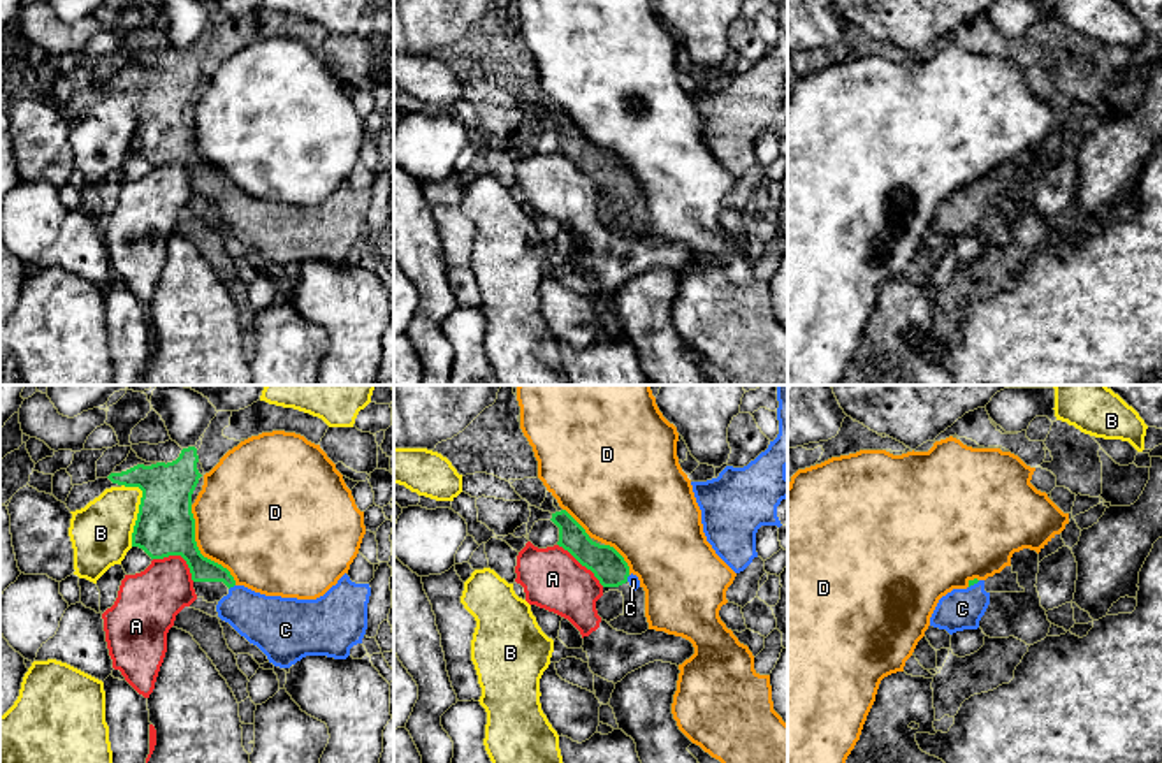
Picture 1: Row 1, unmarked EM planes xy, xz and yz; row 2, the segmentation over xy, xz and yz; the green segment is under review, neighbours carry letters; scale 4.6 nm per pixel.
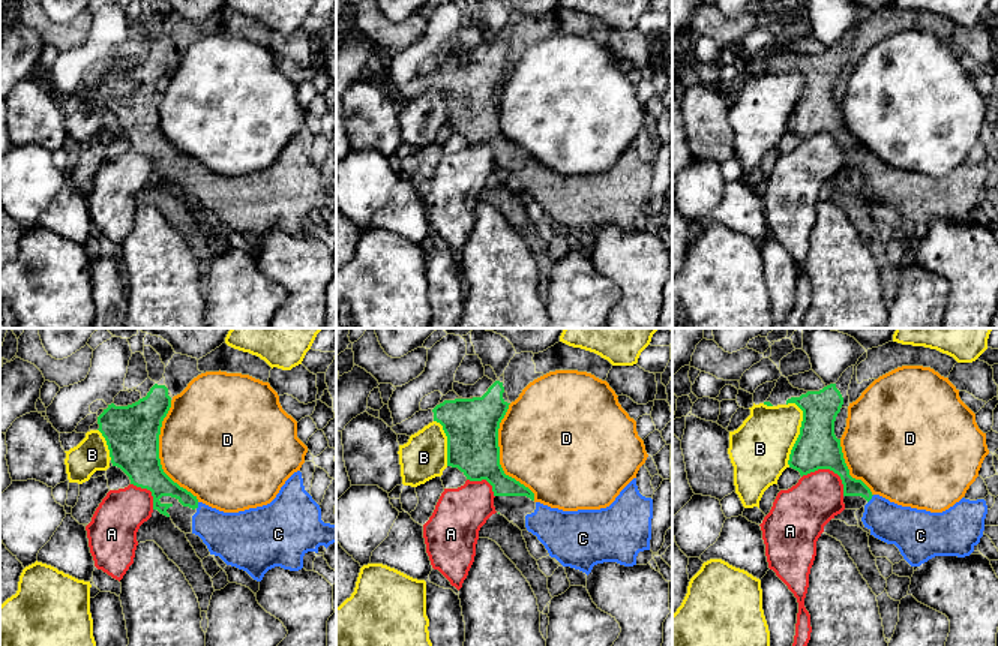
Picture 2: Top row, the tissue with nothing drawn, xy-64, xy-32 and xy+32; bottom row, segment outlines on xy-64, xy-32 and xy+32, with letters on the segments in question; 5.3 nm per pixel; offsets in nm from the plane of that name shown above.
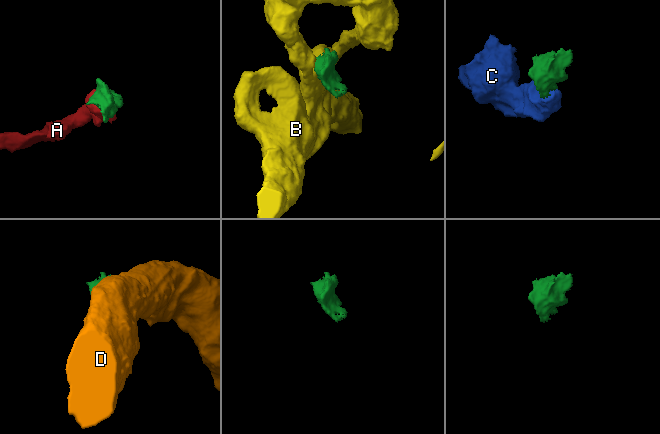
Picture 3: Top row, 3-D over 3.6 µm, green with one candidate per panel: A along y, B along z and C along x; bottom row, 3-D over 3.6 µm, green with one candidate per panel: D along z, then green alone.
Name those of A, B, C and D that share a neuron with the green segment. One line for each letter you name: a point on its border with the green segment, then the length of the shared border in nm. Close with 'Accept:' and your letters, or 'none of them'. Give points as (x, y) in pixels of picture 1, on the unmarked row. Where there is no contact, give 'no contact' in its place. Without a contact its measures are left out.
C: meets green in xy at (231, 192); contact 40 nm long
Accept: C

